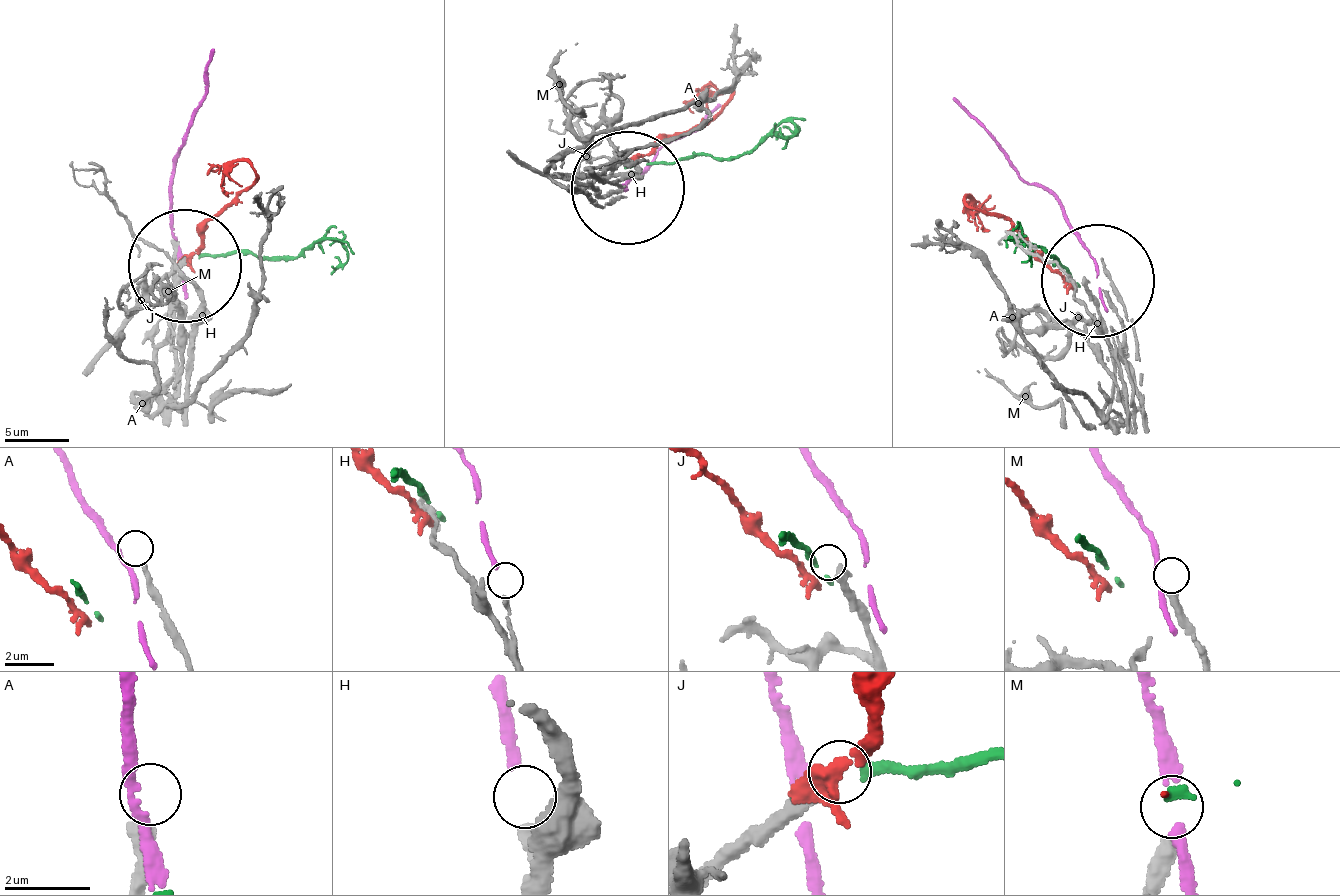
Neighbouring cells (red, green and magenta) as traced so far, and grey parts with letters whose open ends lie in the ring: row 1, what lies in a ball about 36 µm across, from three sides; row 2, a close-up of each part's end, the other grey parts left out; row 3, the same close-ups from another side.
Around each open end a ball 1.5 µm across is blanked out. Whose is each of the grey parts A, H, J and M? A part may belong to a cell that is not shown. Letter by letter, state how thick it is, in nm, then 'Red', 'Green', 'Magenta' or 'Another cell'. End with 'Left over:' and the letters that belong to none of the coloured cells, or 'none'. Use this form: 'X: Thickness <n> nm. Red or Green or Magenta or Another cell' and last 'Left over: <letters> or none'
A: Thickness 240 nm. Another cell
H: Thickness 200 nm. Magenta
J: Thickness 380 nm. Another cell
M: Thickness 320 nm. Another cell
Left over: A, J, M

